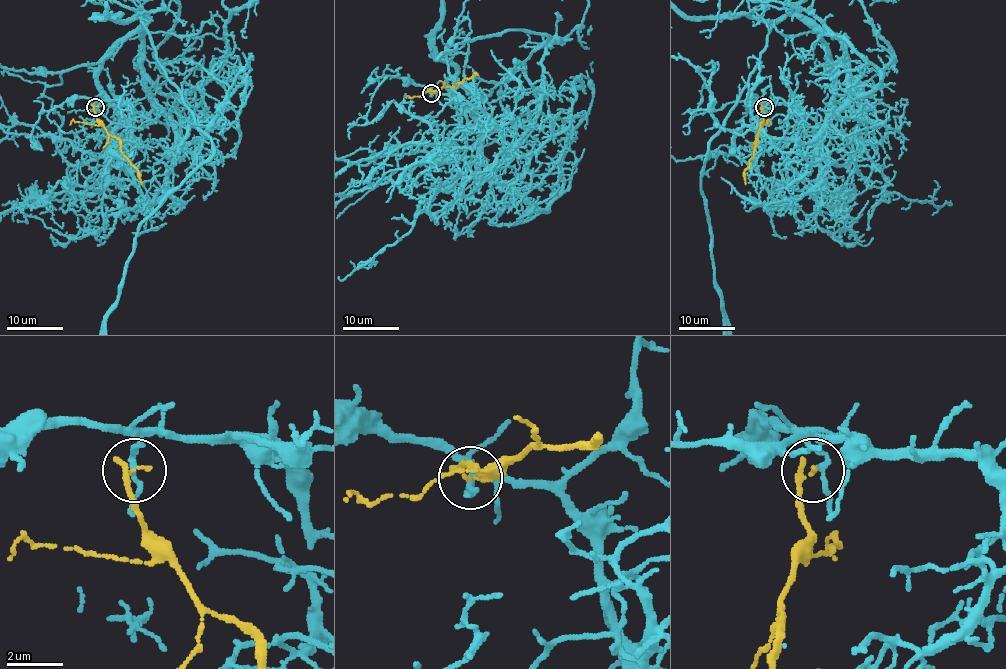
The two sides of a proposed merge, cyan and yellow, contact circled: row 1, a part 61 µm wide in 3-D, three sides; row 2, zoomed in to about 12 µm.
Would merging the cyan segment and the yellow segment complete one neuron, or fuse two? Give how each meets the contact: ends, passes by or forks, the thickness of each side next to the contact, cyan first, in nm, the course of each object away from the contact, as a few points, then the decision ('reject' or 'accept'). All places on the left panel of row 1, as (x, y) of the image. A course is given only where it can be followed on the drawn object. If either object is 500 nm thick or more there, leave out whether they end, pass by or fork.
cyan passes by; yellow passes by; 160 nm thick on the cyan side, 150 nm on the other; cyan runs (95, 106), (123, 103), (129, 126), (99, 64), (143, 14), (212, 152), (140, 226); yellow runs (95, 106), (97, 122), (119, 140), (122, 153), (137, 170), (141, 184); reject

